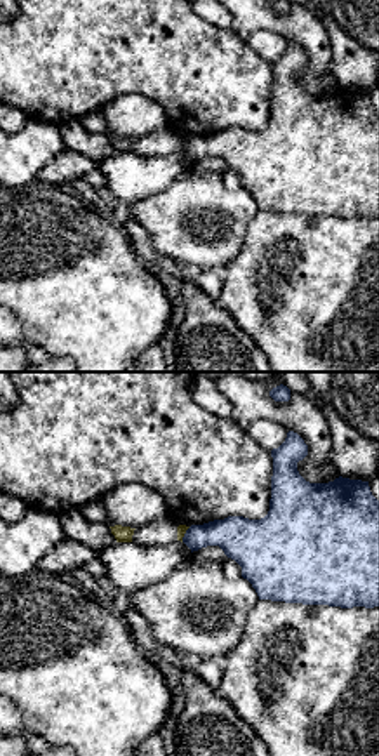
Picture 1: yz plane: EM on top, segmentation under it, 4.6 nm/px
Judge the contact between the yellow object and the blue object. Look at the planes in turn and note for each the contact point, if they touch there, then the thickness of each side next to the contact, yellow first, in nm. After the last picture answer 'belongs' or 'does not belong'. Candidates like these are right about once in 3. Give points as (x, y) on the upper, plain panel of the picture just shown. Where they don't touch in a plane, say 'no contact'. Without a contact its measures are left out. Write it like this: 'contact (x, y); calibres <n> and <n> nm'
contact (185, 143); calibres 50 and 190 nm

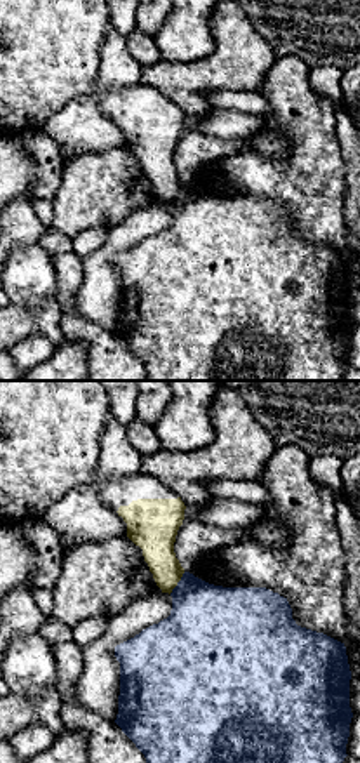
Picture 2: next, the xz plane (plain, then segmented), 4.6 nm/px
contact (178, 192); calibres 190 and 380 nm

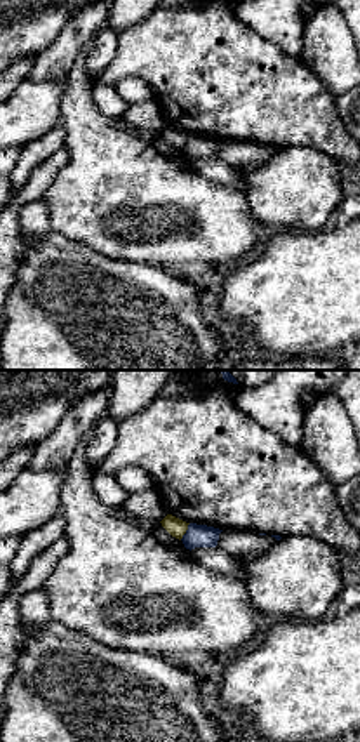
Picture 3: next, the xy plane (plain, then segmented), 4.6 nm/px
contact (185, 143); calibres 90 and 110 nm

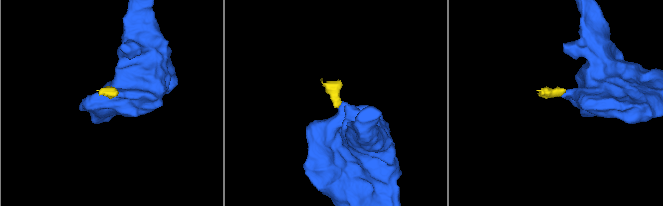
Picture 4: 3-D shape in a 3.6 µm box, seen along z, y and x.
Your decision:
does not belong

